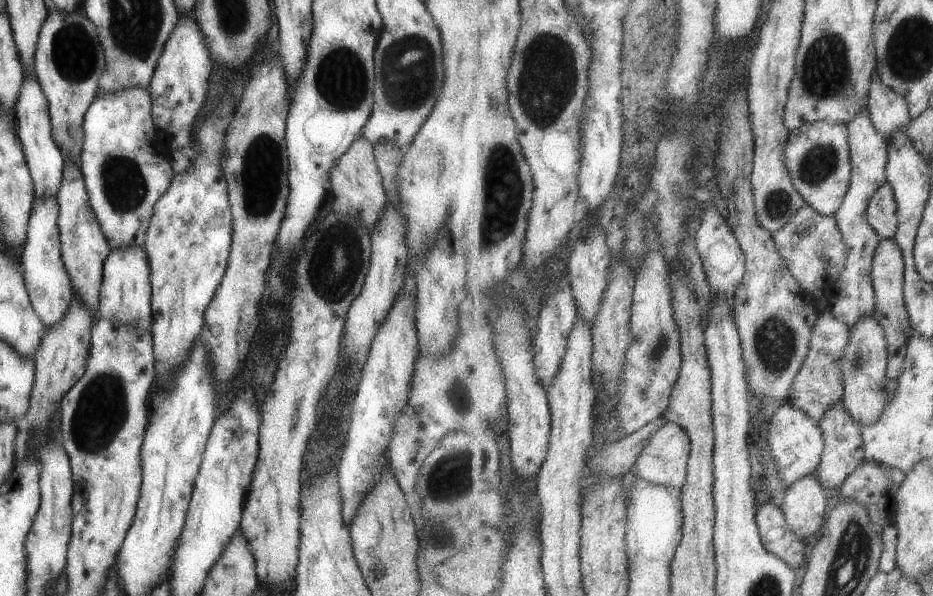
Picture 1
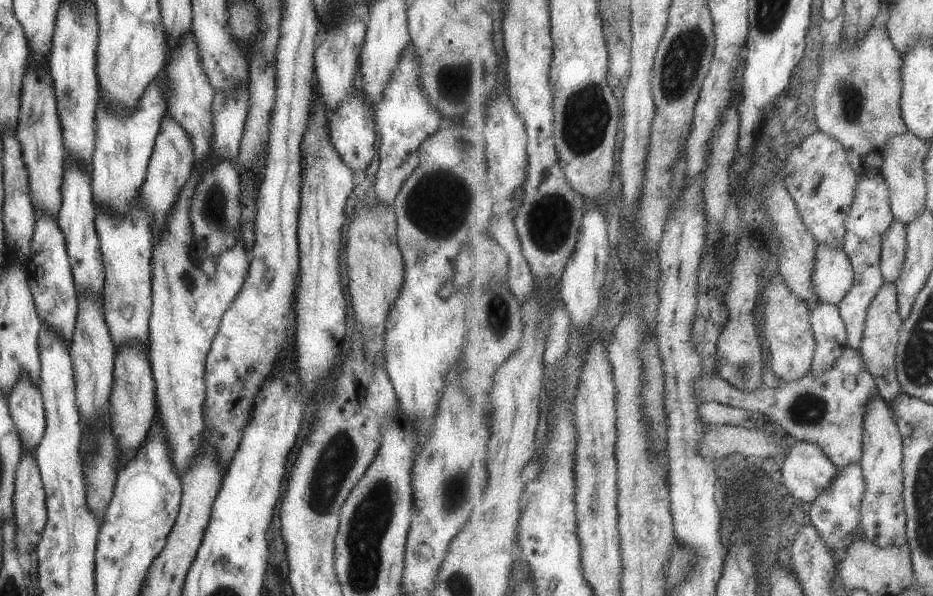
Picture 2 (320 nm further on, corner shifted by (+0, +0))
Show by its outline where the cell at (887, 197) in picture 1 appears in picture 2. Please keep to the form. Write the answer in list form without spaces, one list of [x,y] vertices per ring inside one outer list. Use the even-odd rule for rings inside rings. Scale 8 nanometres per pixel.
[[[894,220],[882,242],[882,275],[887,283],[897,284],[908,251],[908,232],[902,221]]]

